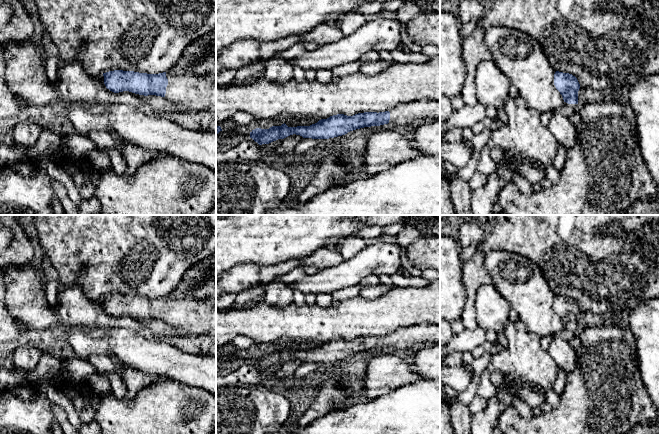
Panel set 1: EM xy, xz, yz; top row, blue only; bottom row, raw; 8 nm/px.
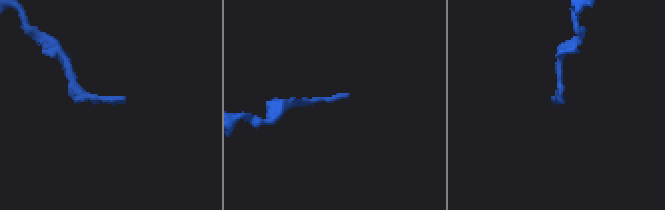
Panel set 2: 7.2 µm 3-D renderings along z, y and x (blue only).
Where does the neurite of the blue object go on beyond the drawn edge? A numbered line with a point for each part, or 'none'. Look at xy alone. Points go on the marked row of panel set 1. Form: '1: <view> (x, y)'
1: xy (189, 94)

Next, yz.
1: yz (568, 109)

